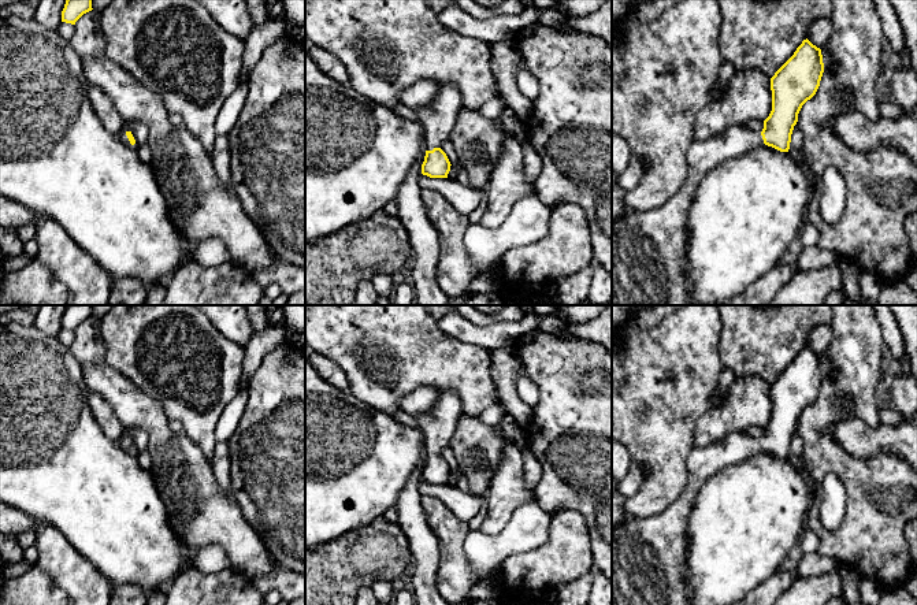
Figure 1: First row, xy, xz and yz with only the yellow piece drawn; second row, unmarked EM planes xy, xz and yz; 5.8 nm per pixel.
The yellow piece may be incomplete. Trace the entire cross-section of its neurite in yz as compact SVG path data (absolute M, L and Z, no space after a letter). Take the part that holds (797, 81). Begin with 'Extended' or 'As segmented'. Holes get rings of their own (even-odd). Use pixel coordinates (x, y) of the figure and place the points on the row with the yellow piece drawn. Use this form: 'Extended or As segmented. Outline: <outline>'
Extended. Outline: M808 38L771 78L772 111L761 133L729 126L708 141L693 141L687 151L687 178L661 207L650 211L627 209L612 223L612 305L698 305L687 297L687 214L702 178L728 159L761 145L788 152L791 134L802 105L810 100L824 73L821 49Z

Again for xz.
Extended. Outline: M439 82L438 93L431 103L413 110L426 142L426 156L422 164L423 175L448 178L452 164L441 146L449 140L461 108L461 100L453 85Z

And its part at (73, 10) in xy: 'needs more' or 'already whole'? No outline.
already whole

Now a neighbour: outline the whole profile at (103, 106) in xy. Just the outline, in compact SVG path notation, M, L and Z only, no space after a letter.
M96 85L89 86L89 100L103 126L112 134L119 134L123 118L115 108L112 100Z

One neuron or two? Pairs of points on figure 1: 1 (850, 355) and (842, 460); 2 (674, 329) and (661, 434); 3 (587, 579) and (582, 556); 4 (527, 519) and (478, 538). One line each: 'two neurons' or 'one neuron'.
1: one neuron
2: one neuron
3: two neurons
4: one neuron

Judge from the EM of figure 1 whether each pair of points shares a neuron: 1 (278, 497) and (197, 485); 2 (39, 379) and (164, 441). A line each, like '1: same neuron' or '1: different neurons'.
1: different neurons
2: different neurons

